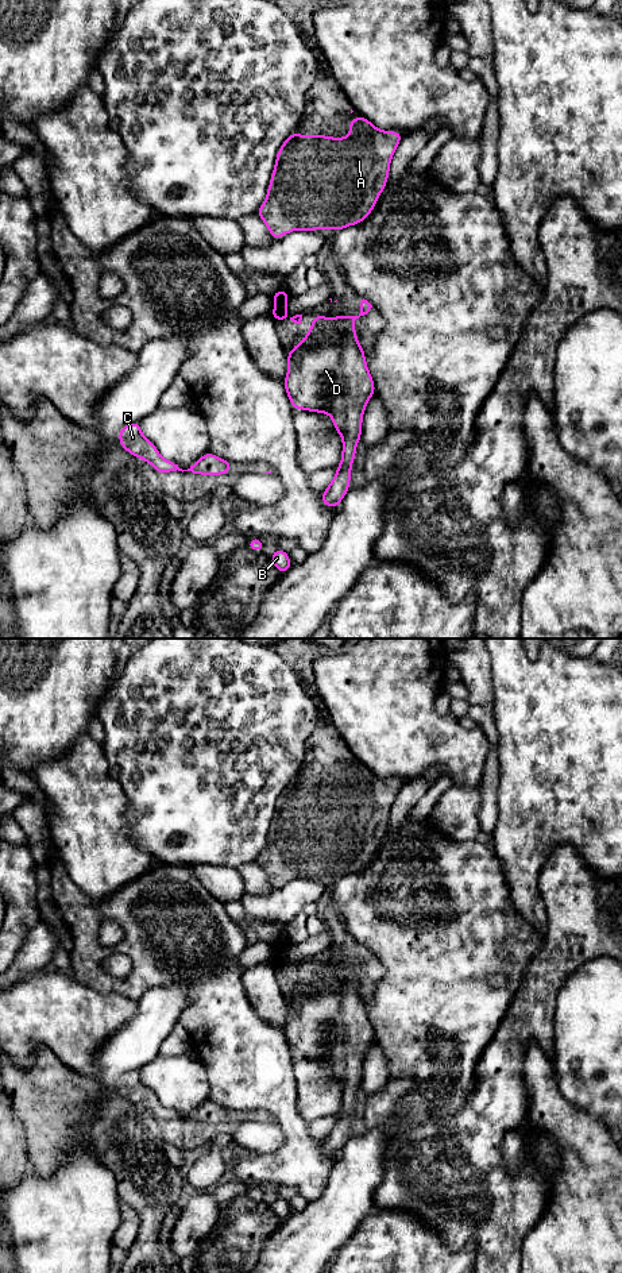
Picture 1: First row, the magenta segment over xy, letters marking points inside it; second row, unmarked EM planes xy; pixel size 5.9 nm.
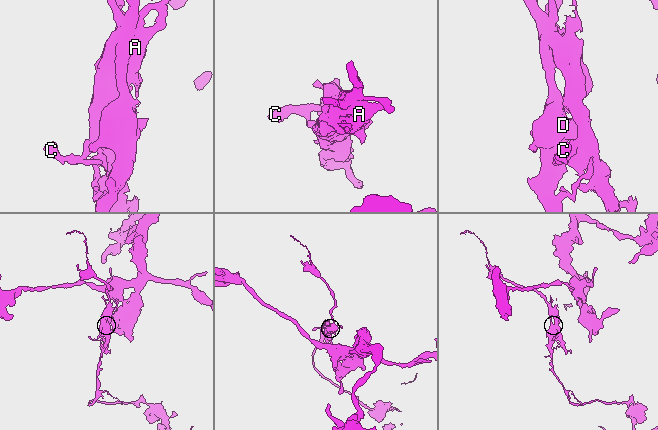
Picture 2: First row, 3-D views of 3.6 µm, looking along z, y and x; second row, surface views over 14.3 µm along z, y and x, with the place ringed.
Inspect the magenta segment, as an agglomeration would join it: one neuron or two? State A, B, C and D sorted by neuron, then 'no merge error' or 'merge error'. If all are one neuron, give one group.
A C / B D | merge error

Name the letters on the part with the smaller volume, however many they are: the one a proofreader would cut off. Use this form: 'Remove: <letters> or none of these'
Remove: A, C

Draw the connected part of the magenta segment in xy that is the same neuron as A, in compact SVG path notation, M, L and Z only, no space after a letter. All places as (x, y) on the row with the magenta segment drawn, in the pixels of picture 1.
M362 115L349 119L349 135L332 138L327 135L298 135L295 131L279 147L270 178L264 202L256 211L271 234L279 240L297 229L335 229L336 232L360 224L372 211L387 184L391 158L402 139L397 131L382 131Z

